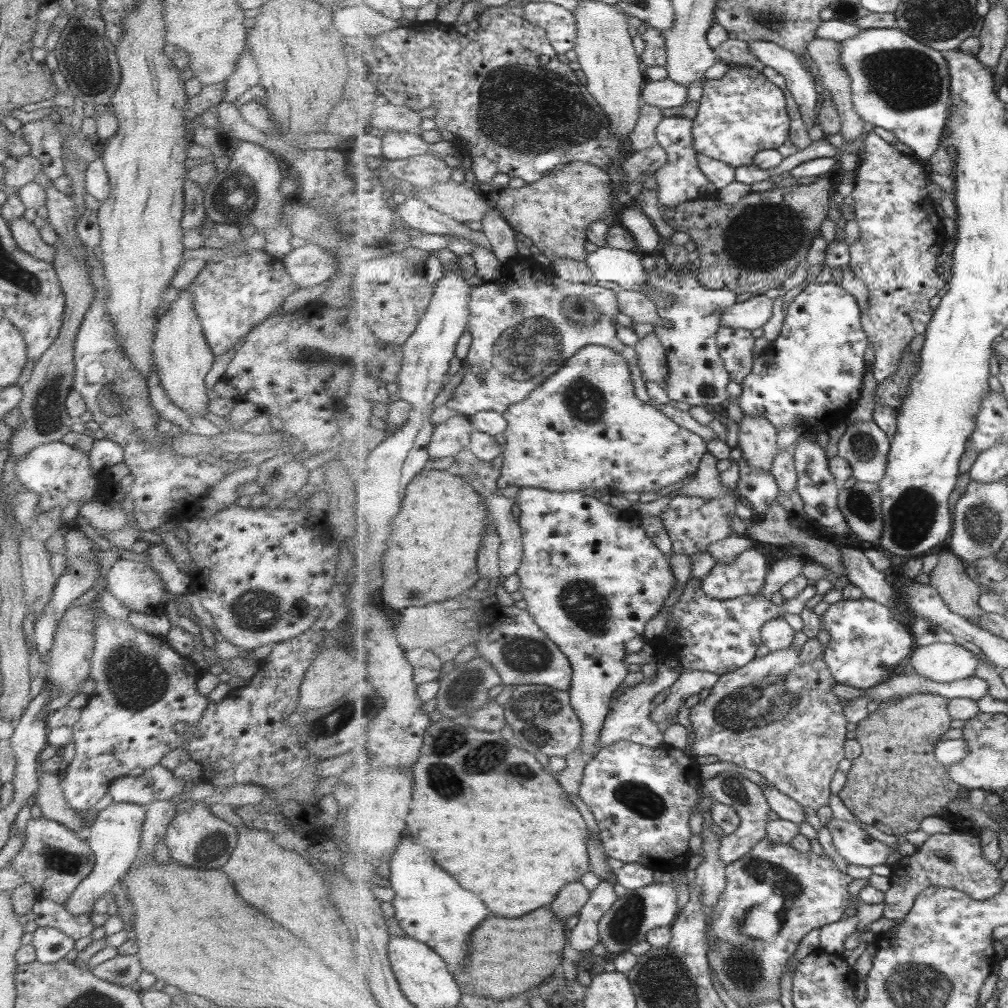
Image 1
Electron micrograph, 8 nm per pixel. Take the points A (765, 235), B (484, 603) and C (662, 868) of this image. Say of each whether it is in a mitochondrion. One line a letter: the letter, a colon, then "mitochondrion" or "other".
A: mitochondrion
B: other
C: other

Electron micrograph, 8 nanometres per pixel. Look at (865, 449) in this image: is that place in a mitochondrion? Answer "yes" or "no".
yes

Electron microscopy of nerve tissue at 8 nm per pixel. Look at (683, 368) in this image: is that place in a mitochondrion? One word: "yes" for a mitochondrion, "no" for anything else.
yes

